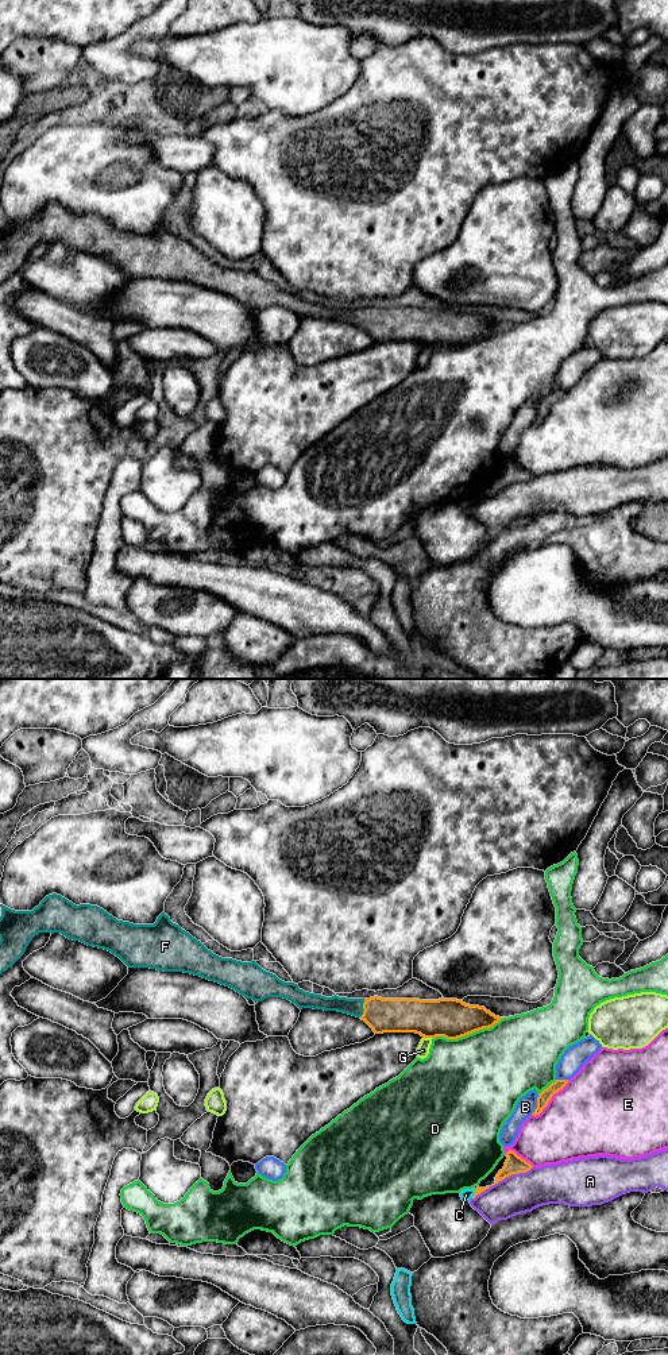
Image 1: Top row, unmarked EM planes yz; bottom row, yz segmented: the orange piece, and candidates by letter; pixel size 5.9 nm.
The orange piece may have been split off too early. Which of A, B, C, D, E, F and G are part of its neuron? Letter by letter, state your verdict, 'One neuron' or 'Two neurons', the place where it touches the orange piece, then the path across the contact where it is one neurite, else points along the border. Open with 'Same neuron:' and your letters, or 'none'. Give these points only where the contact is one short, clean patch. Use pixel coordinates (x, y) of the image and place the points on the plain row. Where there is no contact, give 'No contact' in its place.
Same neuron: F
A: Two neurons. Touches orange at yz (502, 487)
B: Two neurons. Touches orange at yz (537, 413)
C: Two neurons. Touches orange at yz (475, 501)
D: Two neurons. Touches orange at yz (468, 342)
E: Two neurons. Touches orange at yz (549, 408)
F: One neuron. Touches orange at yz (363, 317). Path across: yz (383, 324), (363, 317), (354, 316)
G: Two neurons. Touches orange at yz (428, 346)

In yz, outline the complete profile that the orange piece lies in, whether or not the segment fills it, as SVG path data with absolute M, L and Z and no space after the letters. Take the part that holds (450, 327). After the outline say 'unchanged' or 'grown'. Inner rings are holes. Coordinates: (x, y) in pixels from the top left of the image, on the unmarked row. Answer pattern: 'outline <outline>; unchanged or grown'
outline M61 204L46 205L32 220L15 220L3 213L0 225L0 283L11 277L26 260L28 252L39 242L61 242L69 248L88 255L111 260L128 277L150 277L163 281L184 281L200 285L209 290L229 296L246 308L262 310L267 306L283 306L300 319L313 317L344 321L364 329L375 343L416 341L424 347L444 345L457 348L475 340L490 337L501 328L484 316L470 314L457 308L420 309L420 308L370 308L325 306L305 301L294 292L285 292L275 283L263 279L255 270L242 271L221 267L208 259L200 250L173 232L162 221L154 233L134 233L117 229L97 215L76 215Z; grown

